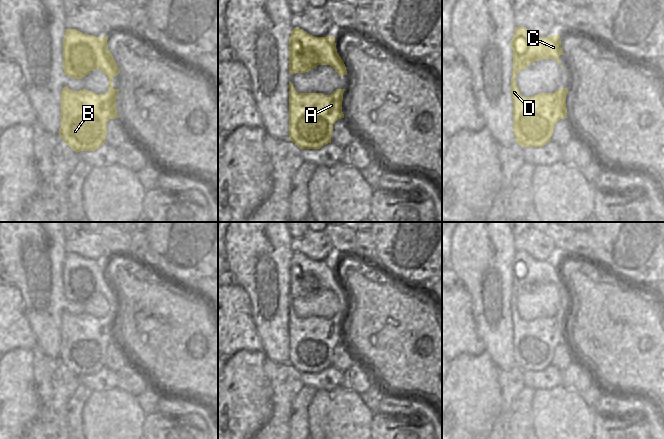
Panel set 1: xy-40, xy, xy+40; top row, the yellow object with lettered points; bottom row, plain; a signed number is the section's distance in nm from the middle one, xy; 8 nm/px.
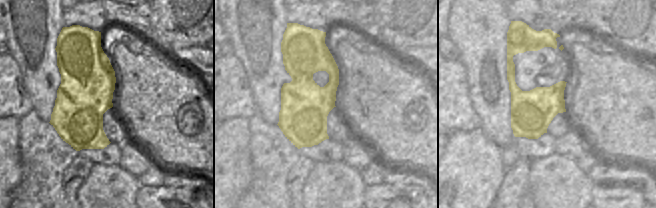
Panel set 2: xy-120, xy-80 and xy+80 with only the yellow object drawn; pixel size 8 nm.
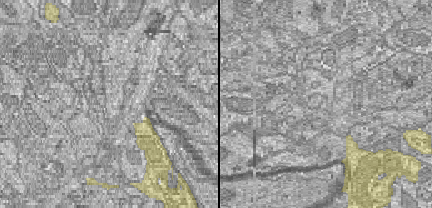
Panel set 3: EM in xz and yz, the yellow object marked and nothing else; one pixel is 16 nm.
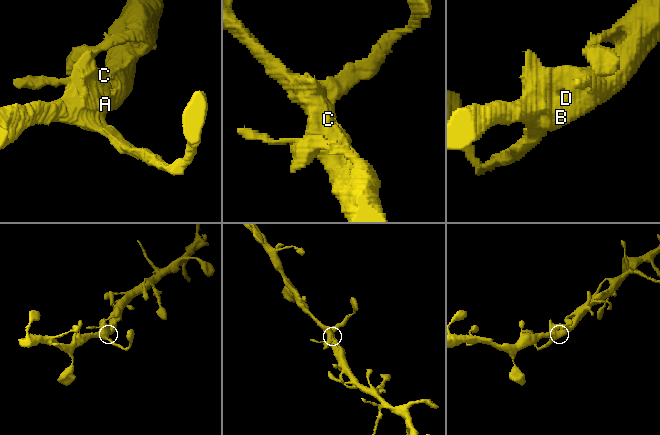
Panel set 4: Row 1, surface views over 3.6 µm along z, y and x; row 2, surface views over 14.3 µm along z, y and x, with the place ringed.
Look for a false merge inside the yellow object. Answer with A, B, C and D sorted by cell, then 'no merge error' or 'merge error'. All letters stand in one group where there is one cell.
A B C D; no merge error

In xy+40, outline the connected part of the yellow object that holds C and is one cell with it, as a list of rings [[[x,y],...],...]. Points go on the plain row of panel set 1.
[[[515,251],[511,264],[513,274],[513,356],[516,366],[522,371],[542,371],[551,365],[555,348],[567,341],[567,312],[554,317],[540,317],[524,321],[515,304],[517,298],[534,285],[554,283],[562,291],[559,280],[564,276],[558,259],[538,261],[524,251]]]

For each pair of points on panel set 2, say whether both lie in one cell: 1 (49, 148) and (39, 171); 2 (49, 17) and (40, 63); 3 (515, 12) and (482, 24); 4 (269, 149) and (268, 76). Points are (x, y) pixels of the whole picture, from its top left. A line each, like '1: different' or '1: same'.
1: same
2: same
3: different
4: different

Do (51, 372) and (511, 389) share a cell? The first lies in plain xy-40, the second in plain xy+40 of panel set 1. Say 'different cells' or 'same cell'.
same cell

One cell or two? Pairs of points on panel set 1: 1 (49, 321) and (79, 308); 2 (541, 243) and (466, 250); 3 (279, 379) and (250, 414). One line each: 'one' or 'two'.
1: one
2: two
3: two

